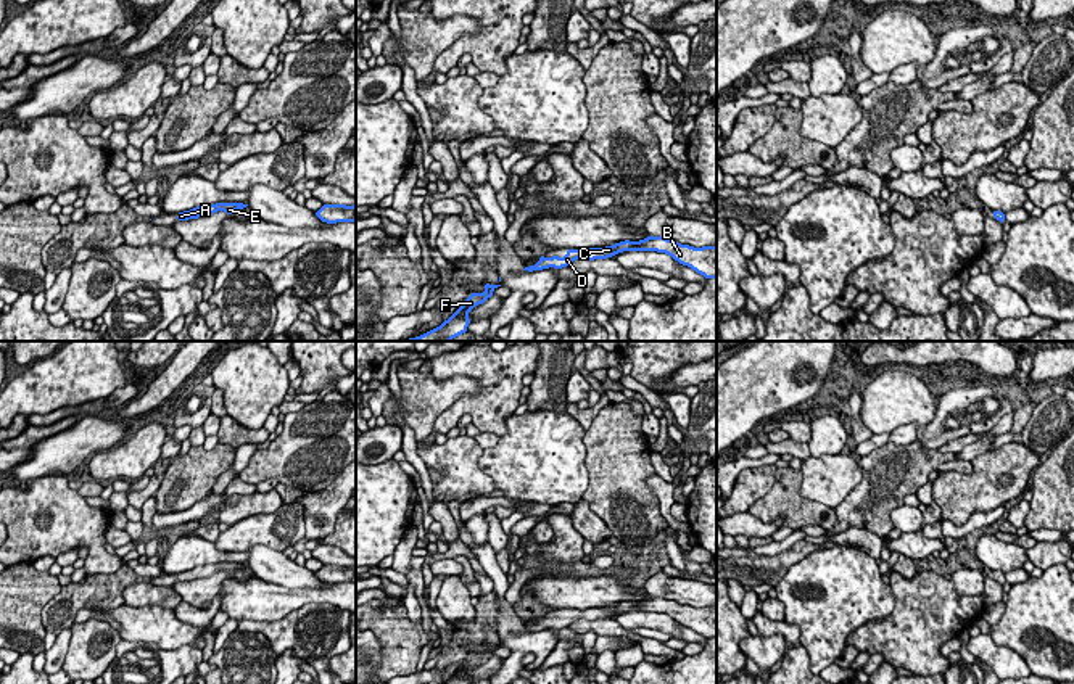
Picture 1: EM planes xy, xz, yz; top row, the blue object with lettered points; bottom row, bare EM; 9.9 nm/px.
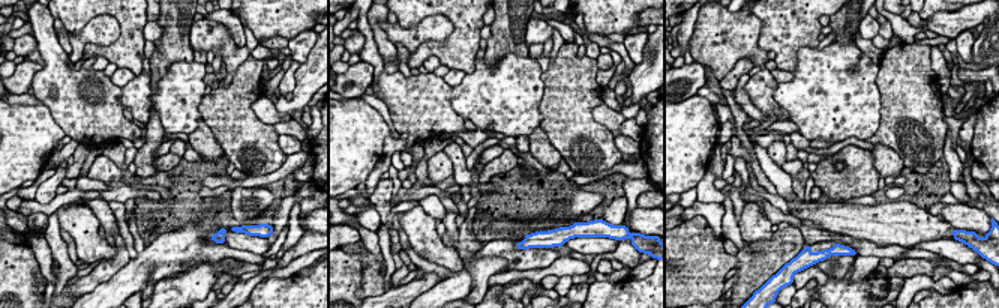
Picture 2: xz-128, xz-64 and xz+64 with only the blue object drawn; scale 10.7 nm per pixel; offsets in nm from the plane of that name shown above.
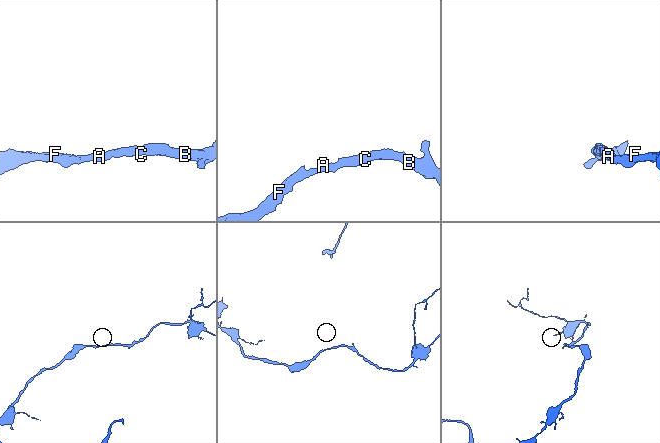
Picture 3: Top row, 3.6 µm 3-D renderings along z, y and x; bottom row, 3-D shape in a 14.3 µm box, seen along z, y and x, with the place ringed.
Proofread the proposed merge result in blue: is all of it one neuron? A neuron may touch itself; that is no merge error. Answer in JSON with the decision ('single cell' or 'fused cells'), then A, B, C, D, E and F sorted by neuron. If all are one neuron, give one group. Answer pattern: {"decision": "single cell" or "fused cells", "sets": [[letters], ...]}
{"decision": "single cell", "sets": [["A", "B", "C", "D", "E", "F"]]}

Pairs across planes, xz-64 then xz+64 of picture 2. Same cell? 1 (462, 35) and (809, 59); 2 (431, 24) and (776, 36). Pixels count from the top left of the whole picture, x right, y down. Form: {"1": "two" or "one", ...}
{"1": "two", "2": "two"}

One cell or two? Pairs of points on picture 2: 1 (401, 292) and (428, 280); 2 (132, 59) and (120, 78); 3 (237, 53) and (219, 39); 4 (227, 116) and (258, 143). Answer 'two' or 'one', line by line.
1: one
2: two
3: one
4: one

